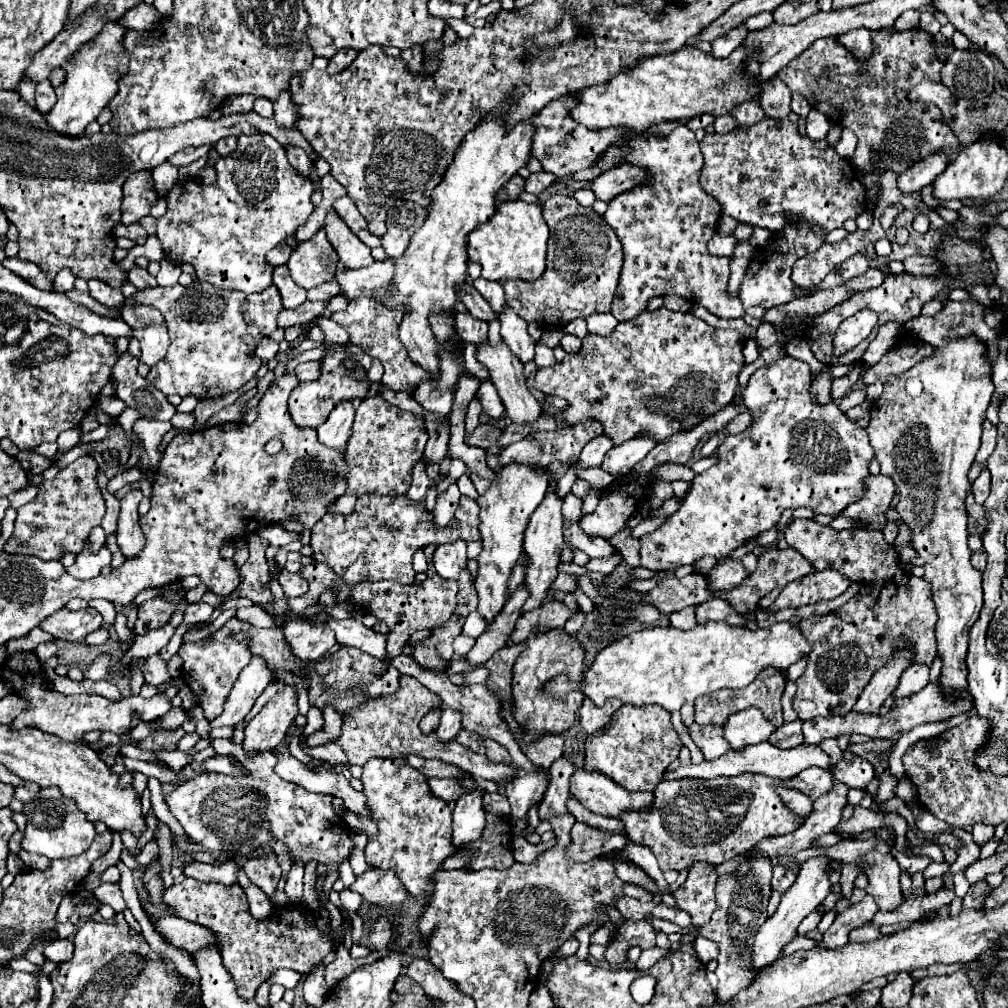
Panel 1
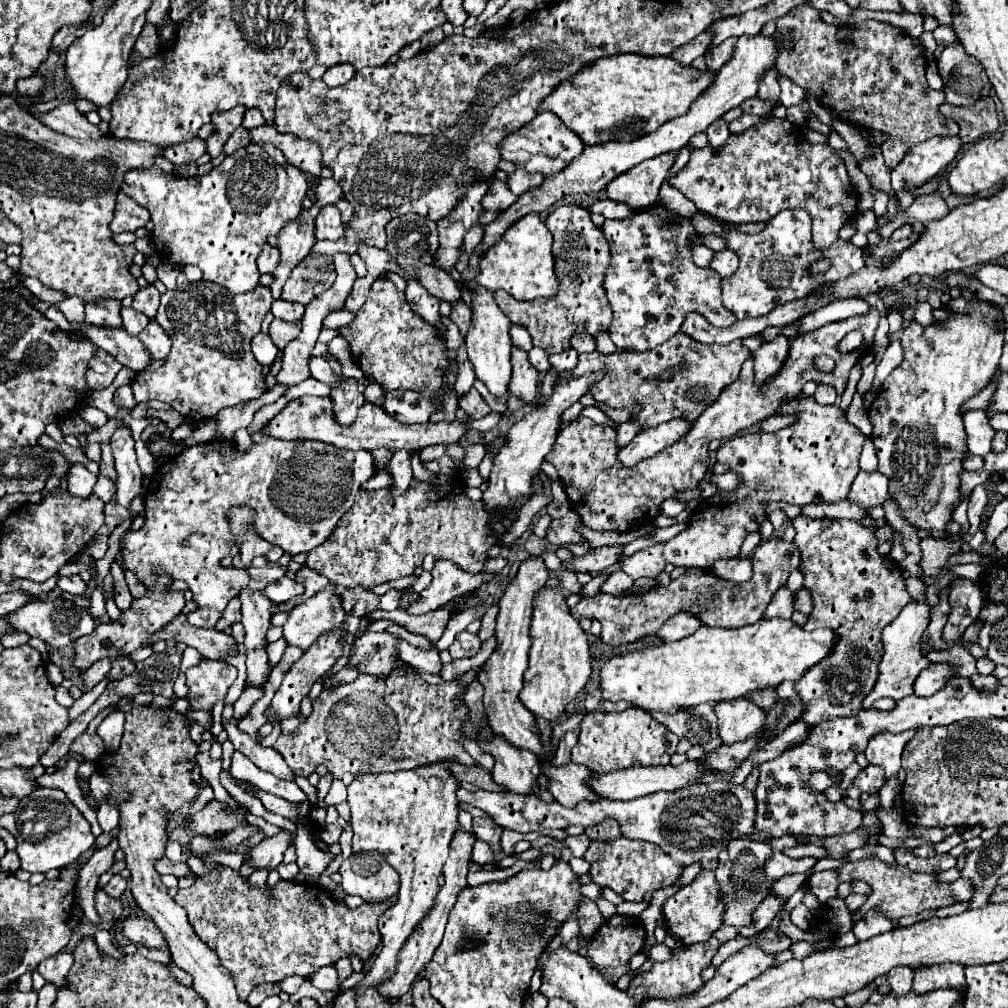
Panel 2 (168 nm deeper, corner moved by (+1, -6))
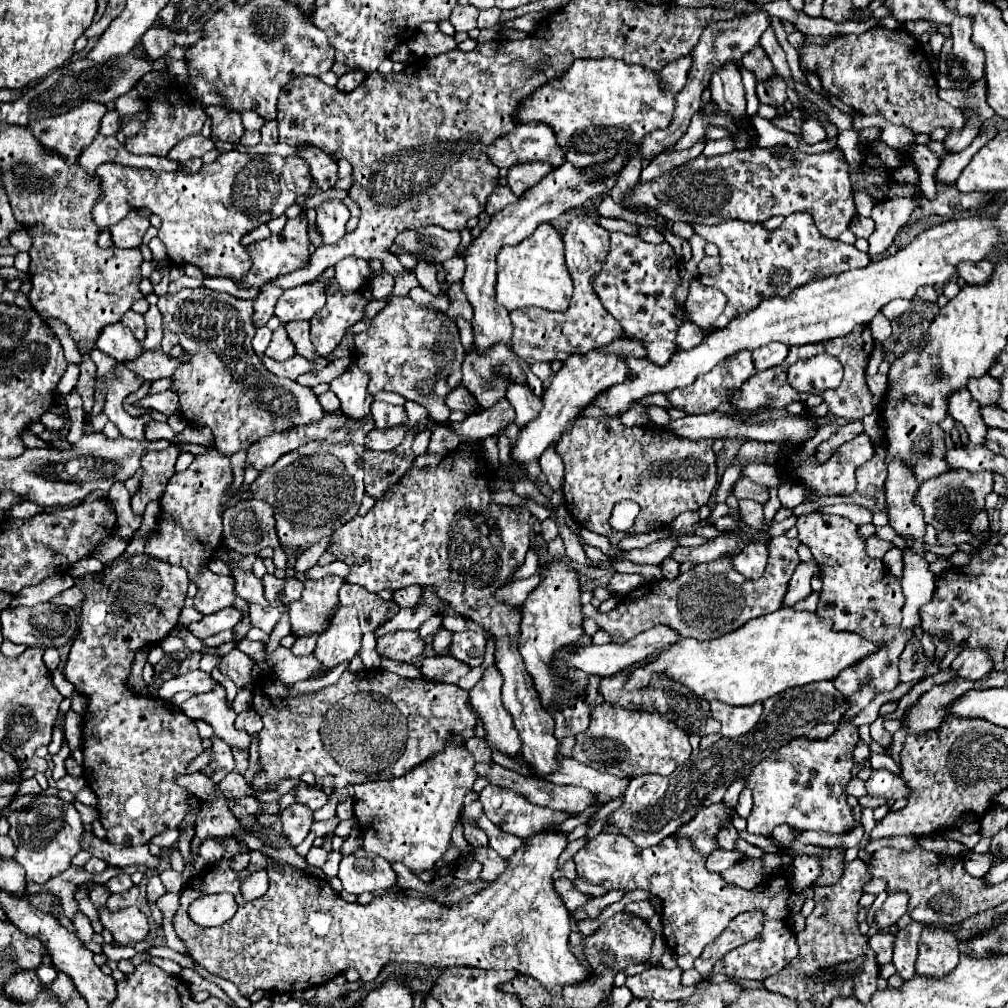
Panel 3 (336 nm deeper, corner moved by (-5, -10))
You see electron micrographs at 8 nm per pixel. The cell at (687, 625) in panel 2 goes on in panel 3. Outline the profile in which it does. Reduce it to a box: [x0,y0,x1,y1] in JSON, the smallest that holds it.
[567,626,679,676]

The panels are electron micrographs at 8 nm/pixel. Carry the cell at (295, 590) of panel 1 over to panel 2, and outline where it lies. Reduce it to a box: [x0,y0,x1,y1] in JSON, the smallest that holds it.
[263,576,303,604]

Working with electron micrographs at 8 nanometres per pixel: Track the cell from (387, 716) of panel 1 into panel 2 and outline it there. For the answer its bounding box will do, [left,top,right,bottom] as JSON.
[271,670,475,778]

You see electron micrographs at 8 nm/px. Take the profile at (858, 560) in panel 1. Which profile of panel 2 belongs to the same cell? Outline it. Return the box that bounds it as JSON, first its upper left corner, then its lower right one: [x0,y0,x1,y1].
[791,514,911,726]

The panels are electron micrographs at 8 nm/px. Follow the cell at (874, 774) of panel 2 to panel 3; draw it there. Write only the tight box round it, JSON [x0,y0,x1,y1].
[865,770,907,800]

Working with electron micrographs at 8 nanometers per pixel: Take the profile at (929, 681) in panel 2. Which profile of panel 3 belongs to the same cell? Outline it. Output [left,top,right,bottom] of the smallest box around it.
[951,650,993,680]

